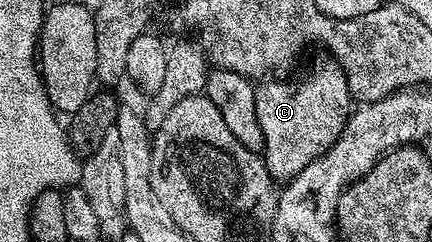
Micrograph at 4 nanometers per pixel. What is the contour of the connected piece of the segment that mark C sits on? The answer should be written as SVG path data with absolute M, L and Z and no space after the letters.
M324 54L321 57L321 60L313 62L312 69L305 76L300 76L297 80L268 78L255 85L254 108L258 124L262 126L262 138L264 139L262 155L273 181L287 182L293 176L297 176L306 166L310 166L310 162L326 155L342 134L348 117L354 111L354 97L346 82L346 74L331 56Z

